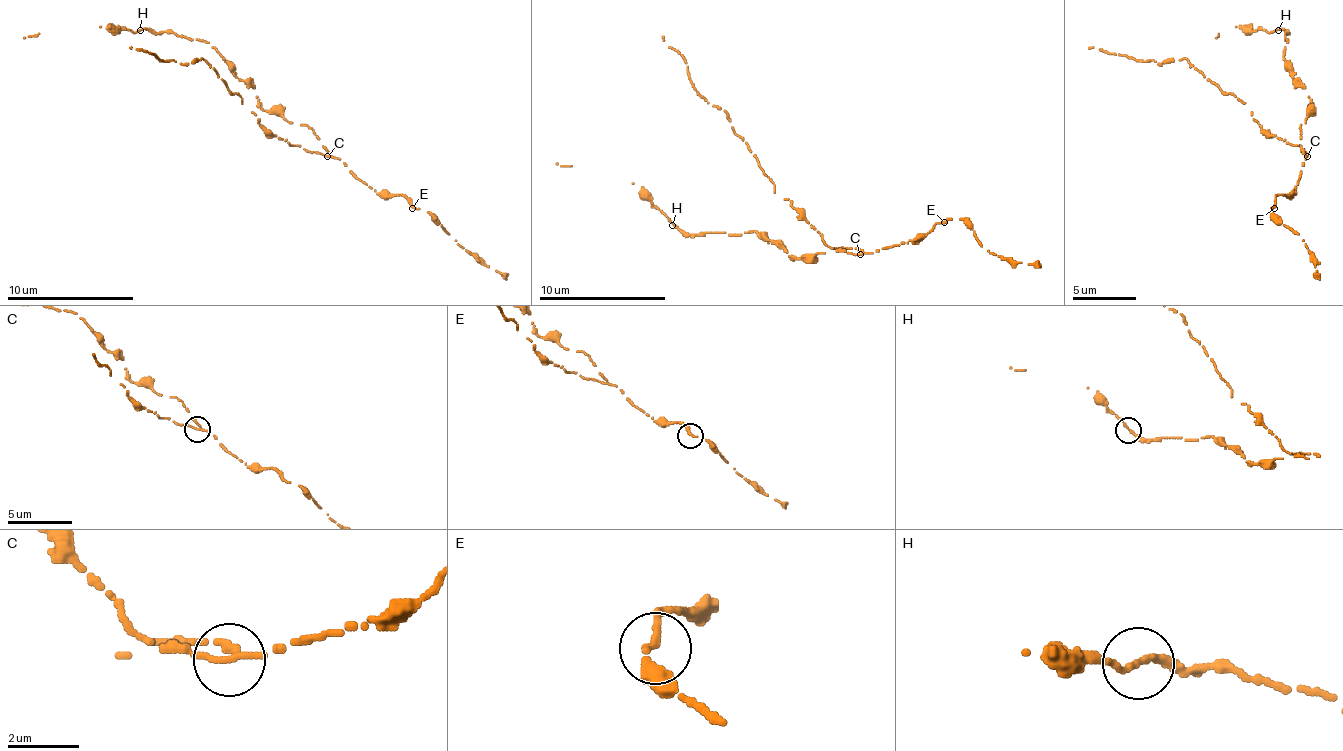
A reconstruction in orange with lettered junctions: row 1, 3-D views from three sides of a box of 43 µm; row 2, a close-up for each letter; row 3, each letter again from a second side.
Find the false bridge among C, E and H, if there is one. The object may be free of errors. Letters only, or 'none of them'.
C

